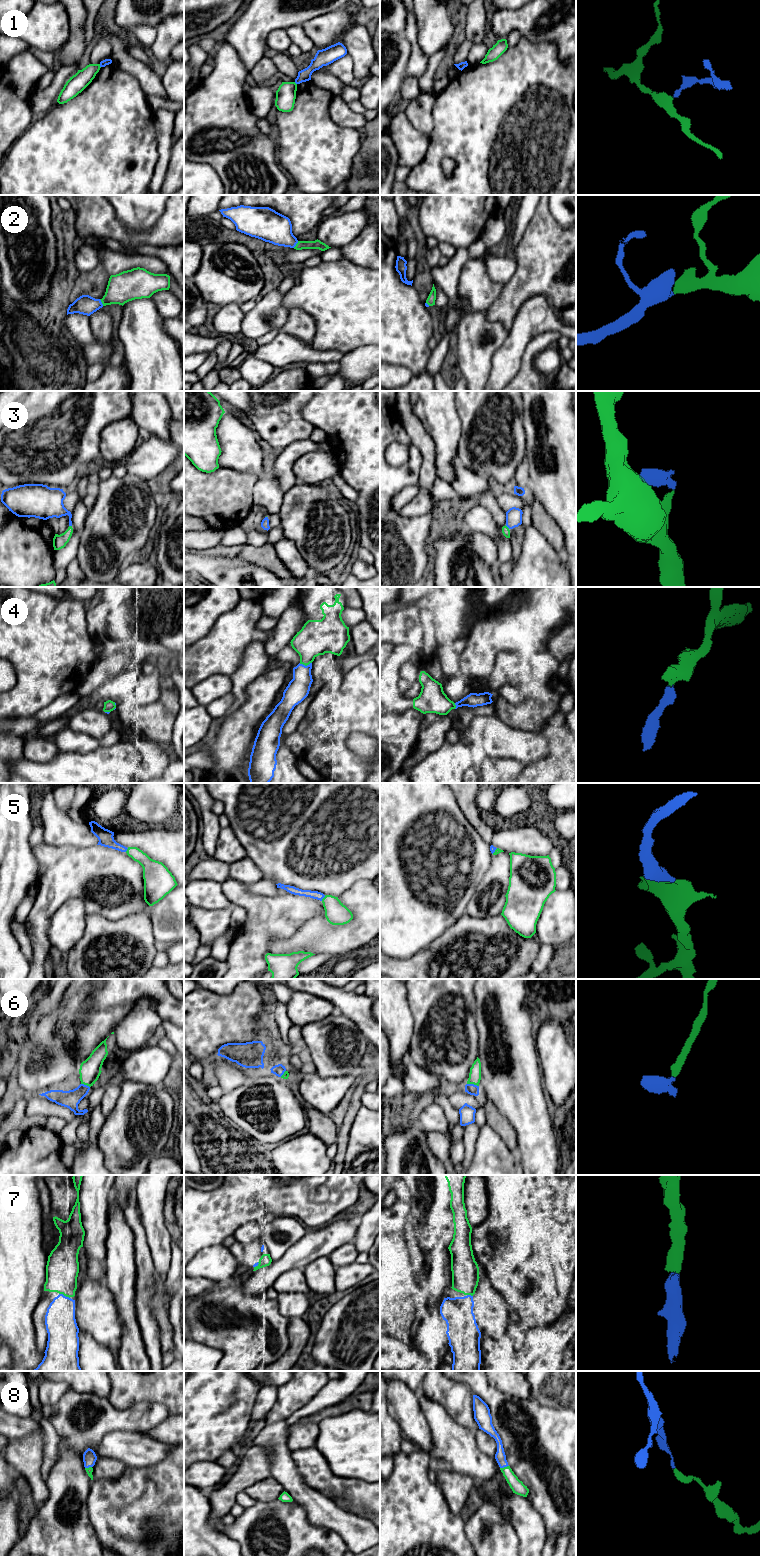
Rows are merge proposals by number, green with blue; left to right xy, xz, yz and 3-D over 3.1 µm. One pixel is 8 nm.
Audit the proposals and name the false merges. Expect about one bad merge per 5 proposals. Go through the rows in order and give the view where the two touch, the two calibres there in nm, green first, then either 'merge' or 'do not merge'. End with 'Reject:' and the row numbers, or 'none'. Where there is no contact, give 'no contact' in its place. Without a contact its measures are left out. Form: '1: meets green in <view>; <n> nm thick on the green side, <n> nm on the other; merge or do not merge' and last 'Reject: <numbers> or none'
1: meets green in xy; 150 nm thick on the green side, 50 nm on the other; do not merge
2: meets green in xy; 240 nm thick on the green side, 160 nm on the other; merge
3: meets green in yz; 60 nm thick on the green side, 130 nm on the other; merge
4: meets green in xz; 280 nm thick on the green side, 180 nm on the other; merge
5: meets green in xz; 180 nm thick on the green side, 70 nm on the other; merge
6: meets green in yz; 100 nm thick on the green side, 90 nm on the other; merge
7: meets green in xy; 260 nm thick on the green side, 240 nm on the other; merge
8: meets green in yz; 110 nm thick on the green side, 90 nm on the other; merge
Reject: 1

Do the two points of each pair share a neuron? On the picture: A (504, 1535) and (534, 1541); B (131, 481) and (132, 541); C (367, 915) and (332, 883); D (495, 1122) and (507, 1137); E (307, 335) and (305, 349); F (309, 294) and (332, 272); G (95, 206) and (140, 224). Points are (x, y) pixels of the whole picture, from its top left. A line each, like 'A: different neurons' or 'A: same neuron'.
A: different neurons
B: same neuron
C: different neurons
D: same neuron
E: different neurons
F: same neuron
G: different neurons

